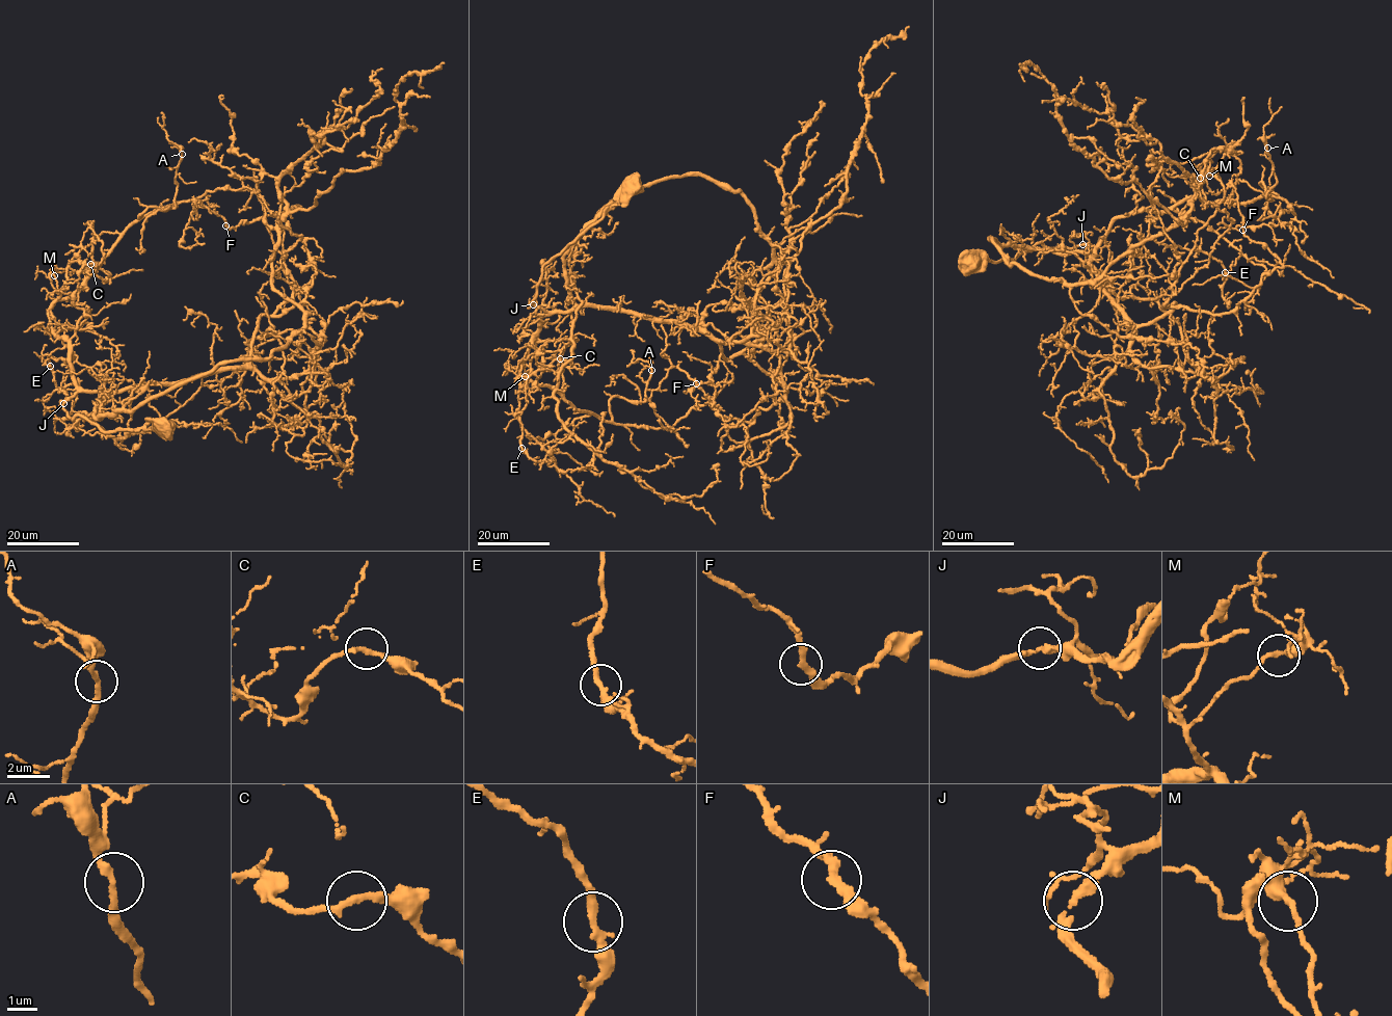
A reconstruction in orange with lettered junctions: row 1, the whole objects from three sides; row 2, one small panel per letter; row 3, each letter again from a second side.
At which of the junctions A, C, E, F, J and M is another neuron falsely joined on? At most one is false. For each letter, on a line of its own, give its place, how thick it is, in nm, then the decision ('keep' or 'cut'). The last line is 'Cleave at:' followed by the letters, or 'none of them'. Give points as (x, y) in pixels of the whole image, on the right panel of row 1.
A: place (1267, 148); calibre 240 nm; keep
C: place (1200, 178); calibre 240 nm; keep
E: place (1225, 272); calibre 260 nm; keep
F: place (1242, 230); calibre 260 nm; keep
J: place (1082, 244); calibre 260 nm; keep
M: place (1209, 176); calibre 300 nm; keep
Cleave at: none of them

